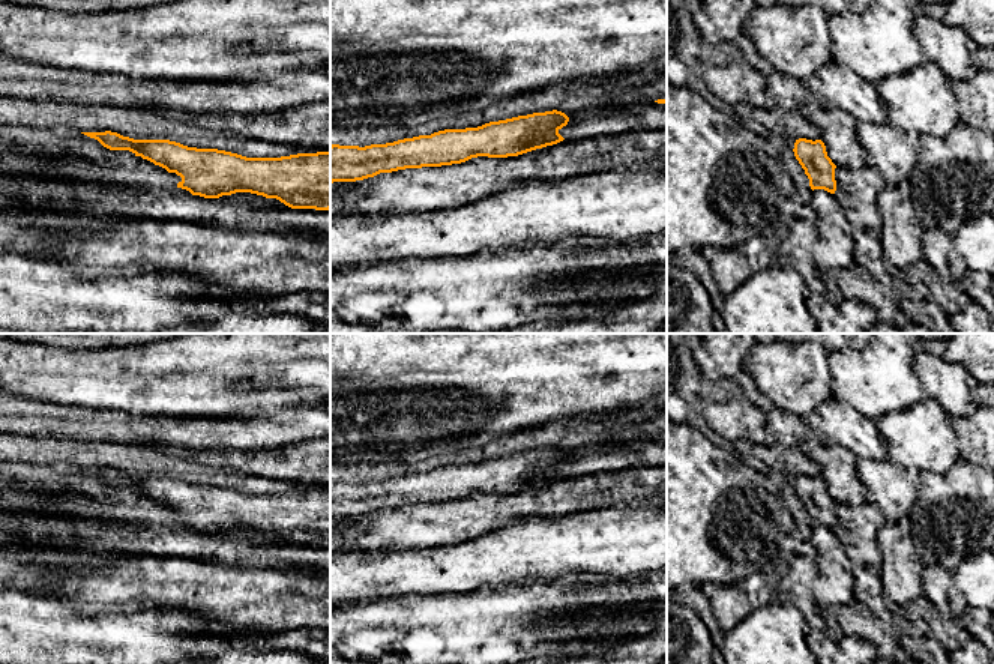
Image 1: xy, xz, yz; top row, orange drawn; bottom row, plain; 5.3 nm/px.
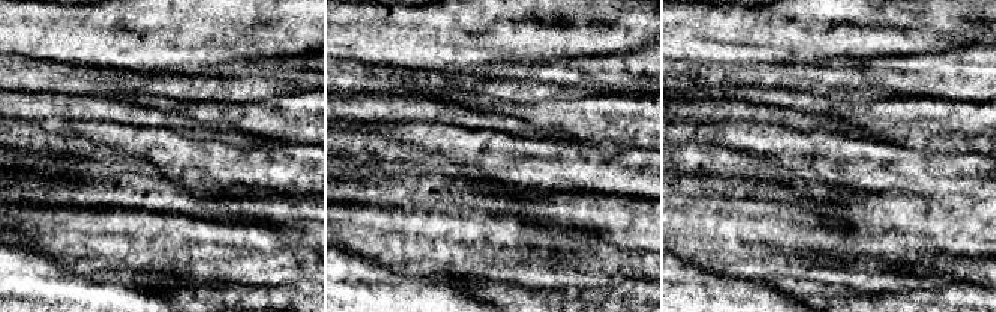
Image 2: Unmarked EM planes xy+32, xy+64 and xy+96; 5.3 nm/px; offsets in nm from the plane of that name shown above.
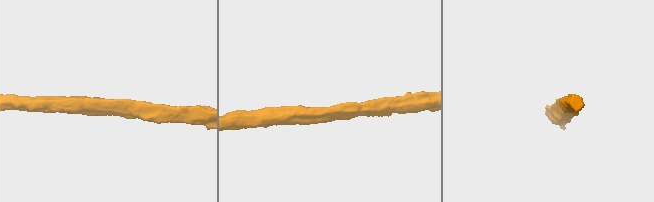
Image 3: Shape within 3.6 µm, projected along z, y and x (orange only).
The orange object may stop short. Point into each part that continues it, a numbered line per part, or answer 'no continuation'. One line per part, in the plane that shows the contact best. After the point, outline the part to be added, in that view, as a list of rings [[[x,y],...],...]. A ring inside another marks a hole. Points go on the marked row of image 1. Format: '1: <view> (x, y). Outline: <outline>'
no continuation

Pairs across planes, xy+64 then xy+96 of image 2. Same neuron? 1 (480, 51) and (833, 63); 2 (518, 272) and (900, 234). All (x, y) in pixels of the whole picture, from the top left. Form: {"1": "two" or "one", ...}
{"1": "two", "2": "two"}

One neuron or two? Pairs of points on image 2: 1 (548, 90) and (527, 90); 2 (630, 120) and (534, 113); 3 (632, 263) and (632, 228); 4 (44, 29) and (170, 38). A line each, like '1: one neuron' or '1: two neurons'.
1: one neuron
2: one neuron
3: two neurons
4: one neuron

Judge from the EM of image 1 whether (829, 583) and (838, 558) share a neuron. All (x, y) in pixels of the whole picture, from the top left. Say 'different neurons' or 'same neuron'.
same neuron

